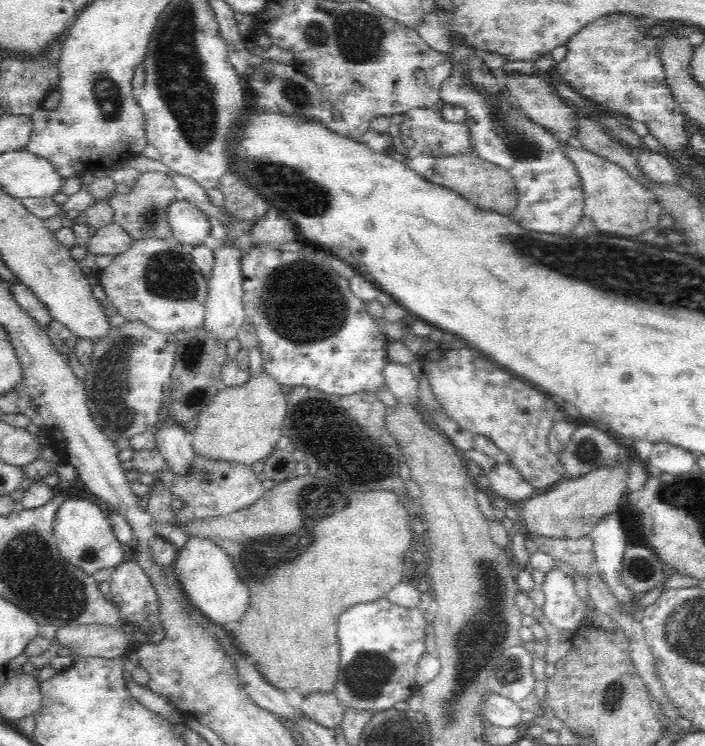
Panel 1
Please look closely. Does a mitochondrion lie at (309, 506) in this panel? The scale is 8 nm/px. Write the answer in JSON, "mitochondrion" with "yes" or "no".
{"mitochondrion":"yes"}

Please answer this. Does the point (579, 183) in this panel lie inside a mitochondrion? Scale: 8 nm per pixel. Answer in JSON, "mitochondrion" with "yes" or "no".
{"mitochondrion":"no"}

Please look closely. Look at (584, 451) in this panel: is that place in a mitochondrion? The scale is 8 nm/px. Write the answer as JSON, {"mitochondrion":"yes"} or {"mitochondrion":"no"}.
{"mitochondrion":"yes"}

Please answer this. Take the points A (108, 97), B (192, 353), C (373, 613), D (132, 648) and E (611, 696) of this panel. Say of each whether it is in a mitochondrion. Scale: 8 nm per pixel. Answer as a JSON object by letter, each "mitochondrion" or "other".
{"A":"mitochondrion","B":"mitochondrion","C":"other","D":"other","E":"mitochondrion"}

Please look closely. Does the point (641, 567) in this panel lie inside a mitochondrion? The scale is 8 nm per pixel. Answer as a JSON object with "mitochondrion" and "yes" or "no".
{"mitochondrion":"yes"}

